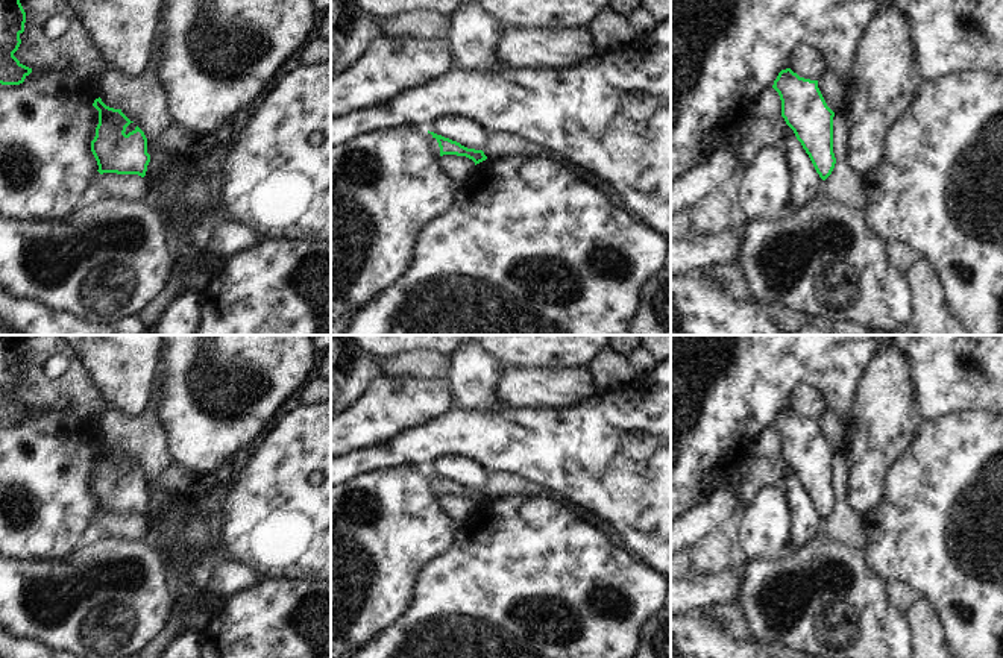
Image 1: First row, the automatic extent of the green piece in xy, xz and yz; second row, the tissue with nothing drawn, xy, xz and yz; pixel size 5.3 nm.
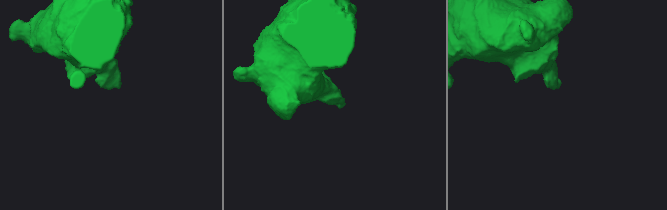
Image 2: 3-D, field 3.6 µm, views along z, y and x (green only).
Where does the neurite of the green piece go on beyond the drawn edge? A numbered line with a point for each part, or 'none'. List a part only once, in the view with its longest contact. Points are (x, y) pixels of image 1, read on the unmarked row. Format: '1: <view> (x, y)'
none

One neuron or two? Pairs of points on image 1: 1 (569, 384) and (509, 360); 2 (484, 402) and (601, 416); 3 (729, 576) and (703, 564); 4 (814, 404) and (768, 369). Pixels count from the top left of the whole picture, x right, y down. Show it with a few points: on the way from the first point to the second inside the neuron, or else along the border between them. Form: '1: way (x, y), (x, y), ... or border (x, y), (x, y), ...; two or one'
1: border (565, 367), (516, 367), (501, 370); two
2: border (510, 408), (501, 413), (475, 411); two
3: border (732, 563), (712, 575), (694, 573); two
4: border (827, 405), (818, 391), (800, 384), (788, 407); two

